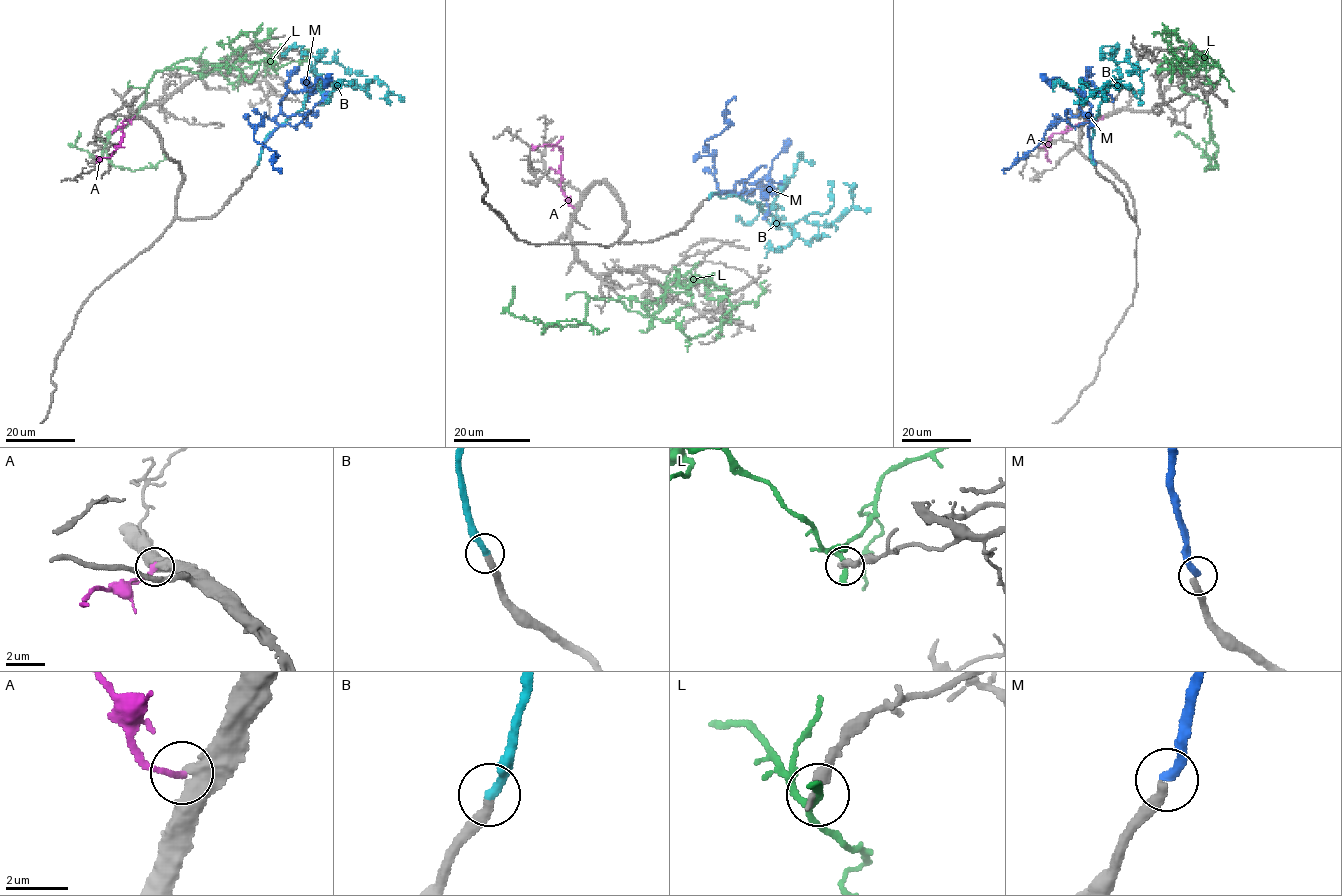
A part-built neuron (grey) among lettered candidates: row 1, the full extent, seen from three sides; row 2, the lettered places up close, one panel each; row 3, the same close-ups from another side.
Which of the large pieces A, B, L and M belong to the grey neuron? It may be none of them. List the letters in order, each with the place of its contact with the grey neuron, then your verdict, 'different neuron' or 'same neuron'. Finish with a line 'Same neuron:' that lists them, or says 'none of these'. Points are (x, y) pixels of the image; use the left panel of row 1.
A: (135, 116) | different neuron
B: (257, 164) | same neuron
L: (234, 86) | different neuron
M: (257, 164) | different neuron
Same neuron: B

